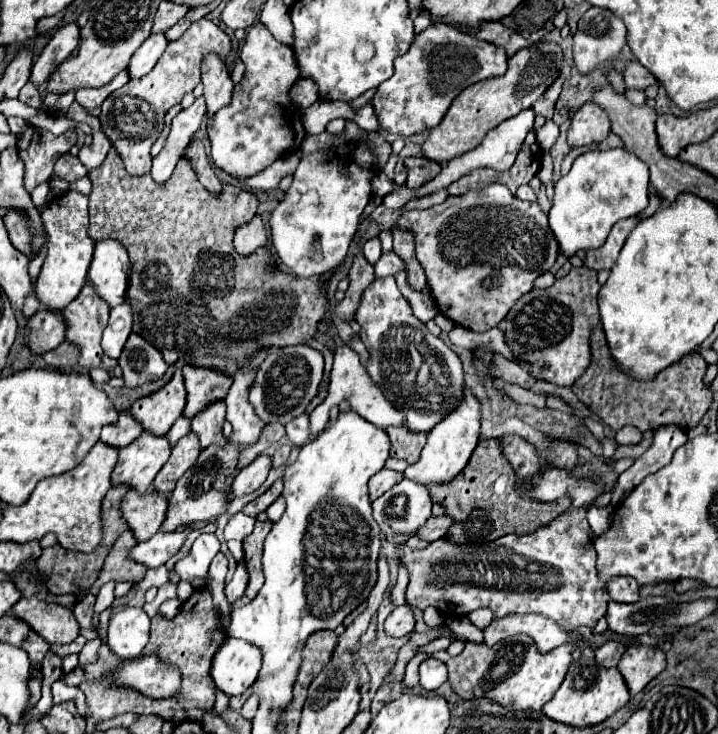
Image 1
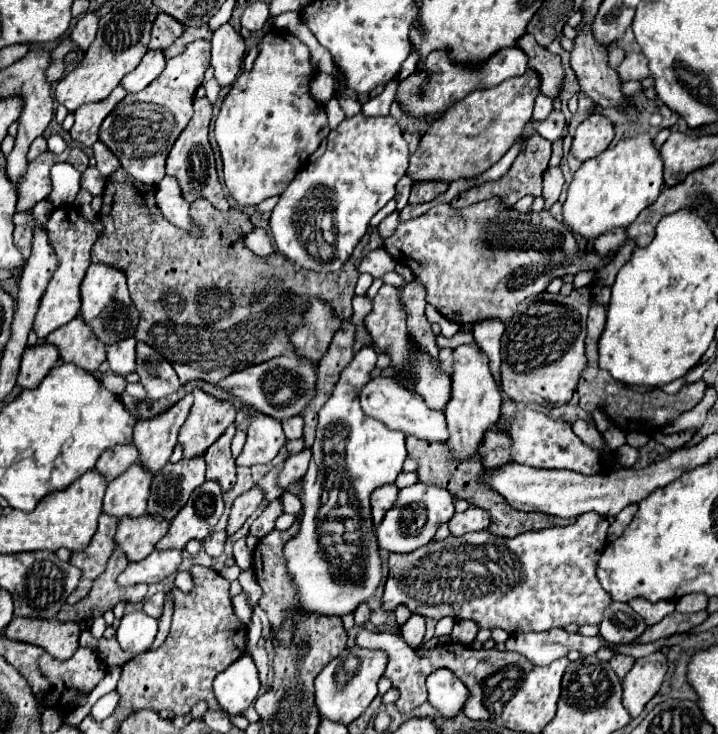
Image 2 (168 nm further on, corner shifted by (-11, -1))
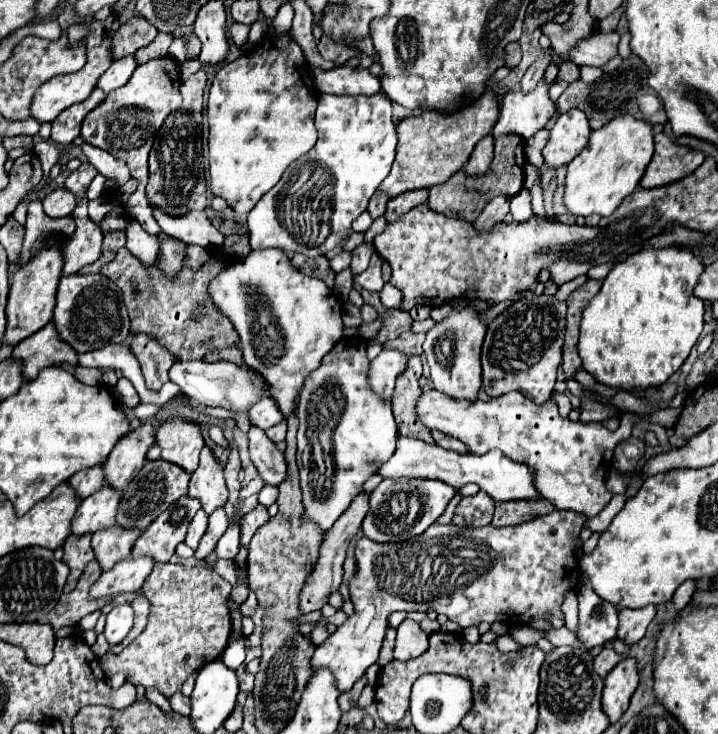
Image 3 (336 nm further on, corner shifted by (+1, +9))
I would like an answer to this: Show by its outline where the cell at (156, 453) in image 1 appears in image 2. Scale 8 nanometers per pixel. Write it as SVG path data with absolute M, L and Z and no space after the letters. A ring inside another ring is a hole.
M134 462L126 472L116 476L108 484L104 496L104 512L116 516L140 516L146 512L146 502L150 496L150 484L154 474L142 464Z

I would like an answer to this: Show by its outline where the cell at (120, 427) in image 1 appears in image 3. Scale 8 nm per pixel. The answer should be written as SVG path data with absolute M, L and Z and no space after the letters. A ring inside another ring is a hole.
M96 466L92 470L80 470L80 474L74 474L72 478L68 478L68 486L76 492L78 500L92 496L96 490L104 486L100 484L100 470L102 466Z

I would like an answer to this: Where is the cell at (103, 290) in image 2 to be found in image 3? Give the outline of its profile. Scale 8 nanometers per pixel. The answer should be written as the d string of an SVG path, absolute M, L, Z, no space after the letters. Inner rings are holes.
M102 274L64 276L56 292L56 308L52 318L58 338L72 346L78 354L104 348L108 344L124 344L130 334L126 304L116 284Z

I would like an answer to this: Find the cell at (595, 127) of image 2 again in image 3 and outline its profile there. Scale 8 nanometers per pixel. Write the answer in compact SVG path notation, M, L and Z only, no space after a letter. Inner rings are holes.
M574 108L558 116L554 128L550 130L550 138L542 150L544 164L552 170L566 166L584 150L584 146L588 144L588 136L590 126L582 110Z

